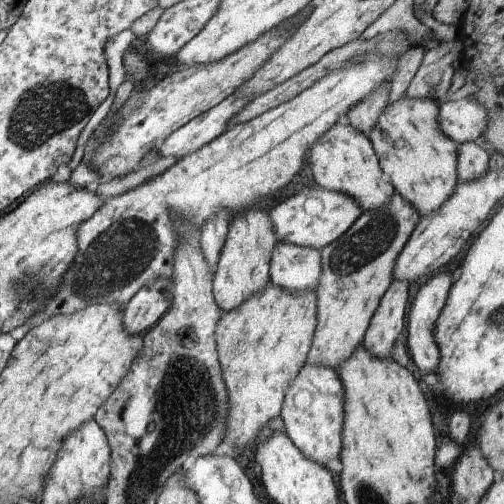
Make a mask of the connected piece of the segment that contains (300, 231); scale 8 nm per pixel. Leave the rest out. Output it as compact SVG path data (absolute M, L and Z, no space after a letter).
M318 184L293 192L284 202L280 202L270 211L271 225L277 234L277 242L292 243L303 247L322 250L344 236L357 218L363 213L360 203L347 194L328 190Z

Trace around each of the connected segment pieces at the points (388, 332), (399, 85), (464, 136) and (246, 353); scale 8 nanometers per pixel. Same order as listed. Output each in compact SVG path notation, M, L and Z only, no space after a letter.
M393 279L366 329L363 344L377 357L390 357L390 350L402 332L409 283L406 279Z
M422 44L410 46L397 60L389 89L389 102L397 101L406 94L411 80L421 65L426 48Z
M469 97L444 100L439 106L438 122L441 131L459 144L480 138L489 123L489 114Z
M272 282L265 289L248 297L238 308L222 312L220 322L215 330L217 351L221 364L221 373L230 396L230 418L226 440L230 442L228 454L241 455L247 449L253 449L260 439L259 432L268 421L281 414L285 390L290 381L306 364L314 333L317 327L317 292L304 289L293 293L288 289L276 286Z

